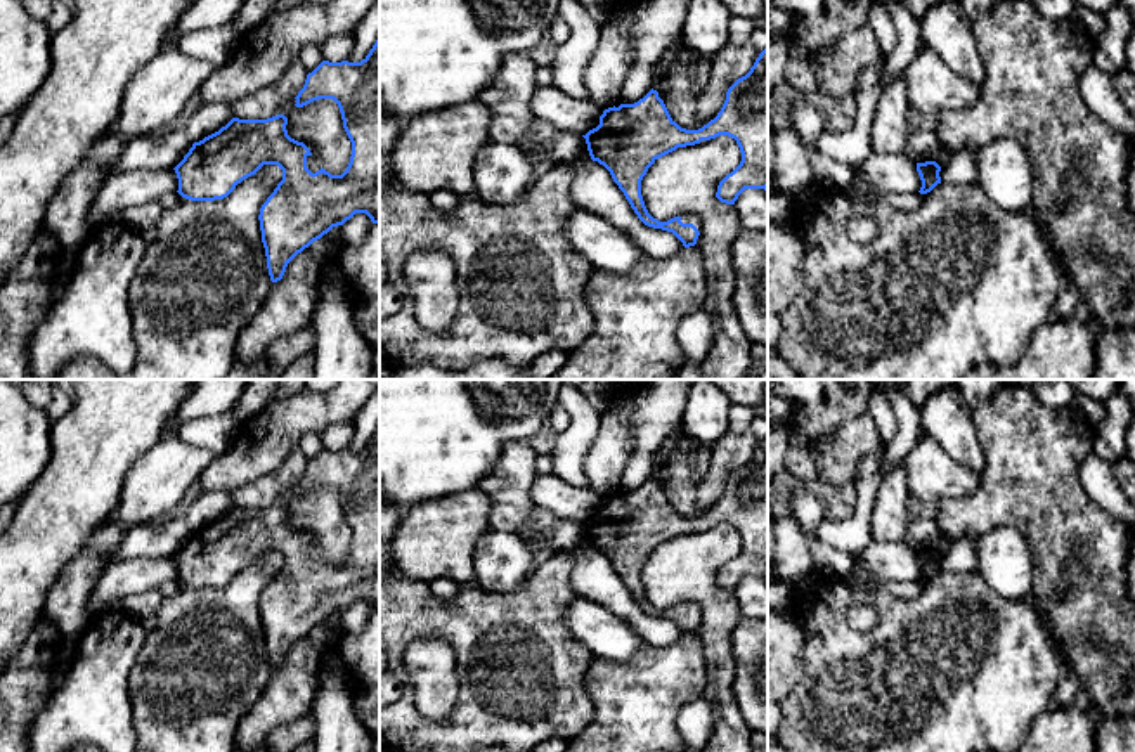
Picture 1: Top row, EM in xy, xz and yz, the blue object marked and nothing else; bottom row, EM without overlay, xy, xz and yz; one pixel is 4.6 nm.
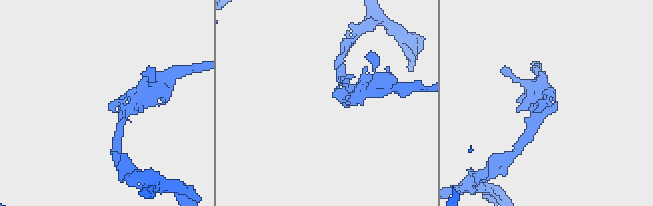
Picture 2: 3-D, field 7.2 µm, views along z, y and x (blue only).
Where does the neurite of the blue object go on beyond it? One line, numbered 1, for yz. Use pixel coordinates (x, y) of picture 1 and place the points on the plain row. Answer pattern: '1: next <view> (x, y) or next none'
1: next none

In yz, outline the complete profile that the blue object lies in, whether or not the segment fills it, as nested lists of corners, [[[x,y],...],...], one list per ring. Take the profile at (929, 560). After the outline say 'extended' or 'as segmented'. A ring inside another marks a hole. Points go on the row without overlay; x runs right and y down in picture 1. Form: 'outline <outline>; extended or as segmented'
outline [[[936,549],[917,551],[917,560],[922,568],[920,582],[931,580],[937,572],[941,572],[941,554]]]; as segmented

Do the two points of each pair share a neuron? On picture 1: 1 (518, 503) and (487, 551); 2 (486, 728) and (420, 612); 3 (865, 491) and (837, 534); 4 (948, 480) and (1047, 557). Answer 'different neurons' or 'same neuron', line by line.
1: different neurons
2: same neuron
3: same neuron
4: different neurons

